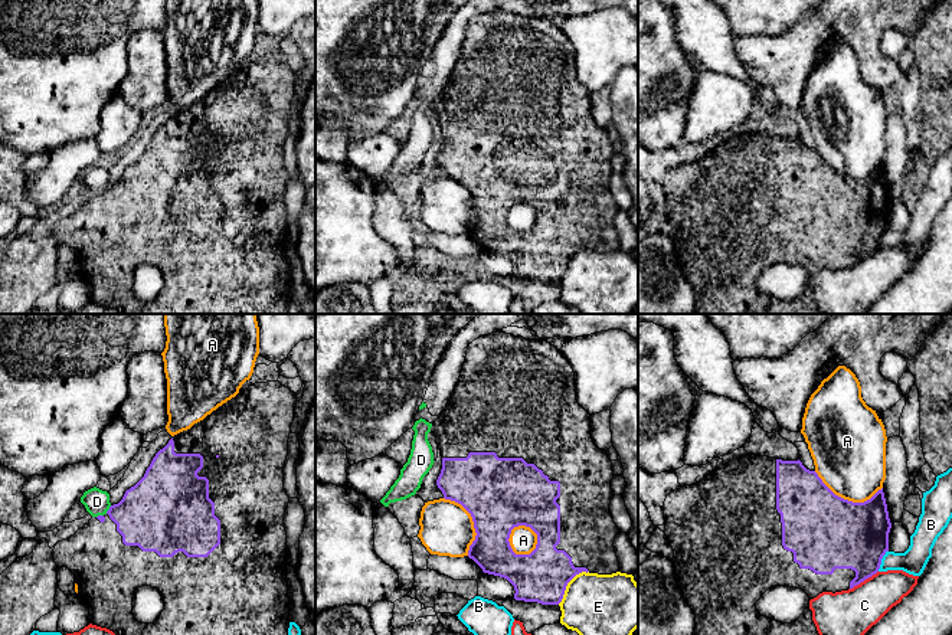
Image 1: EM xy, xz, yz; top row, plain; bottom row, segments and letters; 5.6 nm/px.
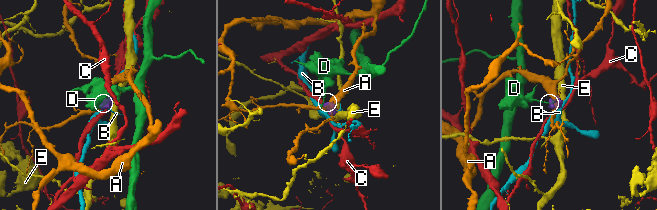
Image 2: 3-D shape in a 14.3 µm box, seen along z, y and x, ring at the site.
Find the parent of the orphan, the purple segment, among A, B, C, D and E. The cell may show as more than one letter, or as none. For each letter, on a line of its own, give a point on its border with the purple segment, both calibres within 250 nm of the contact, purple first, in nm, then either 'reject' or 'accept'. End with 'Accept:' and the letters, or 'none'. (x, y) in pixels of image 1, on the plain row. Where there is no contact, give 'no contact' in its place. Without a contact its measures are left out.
A: meets purple in xz at (536, 223); 300 nm thick on the purple side, 150 nm on the other; reject
B: meets purple in yz at (880, 238); 380 nm thick on the purple side, 150 nm on the other; reject
C: meets purple in yz at (863, 258); 360 nm thick on the purple side, 300 nm on the other; reject
D: meets purple in xy at (108, 187); 400 nm thick on the purple side, 140 nm on the other; reject
E: meets purple in xz at (568, 259); 300 nm thick on the purple side, 380 nm on the other; reject
Accept: none

